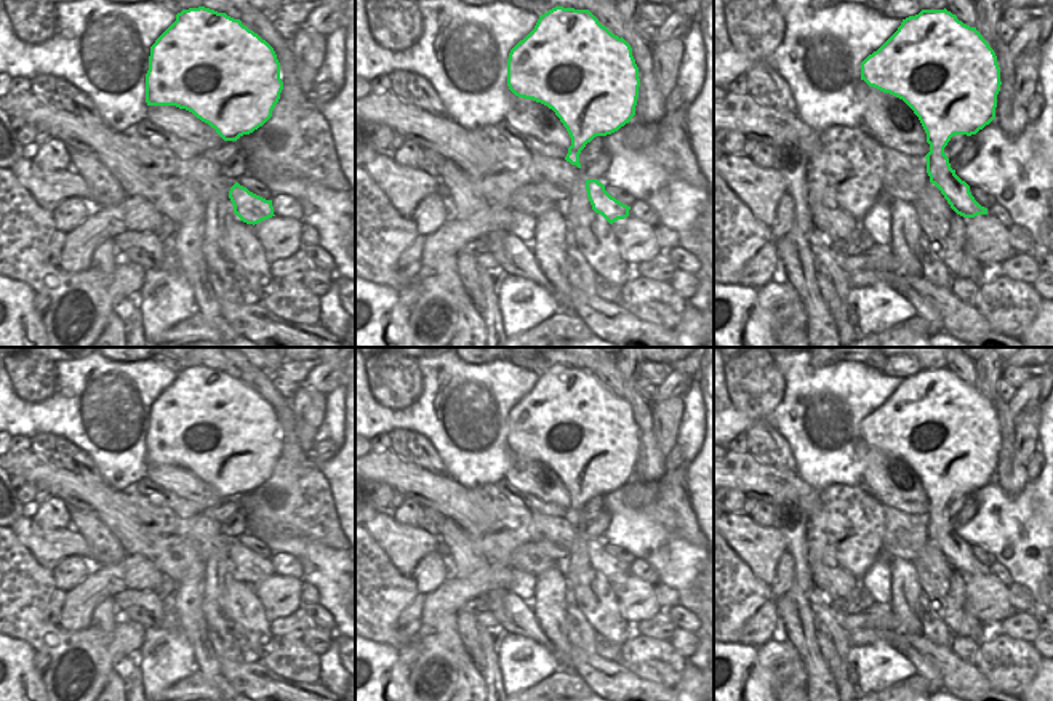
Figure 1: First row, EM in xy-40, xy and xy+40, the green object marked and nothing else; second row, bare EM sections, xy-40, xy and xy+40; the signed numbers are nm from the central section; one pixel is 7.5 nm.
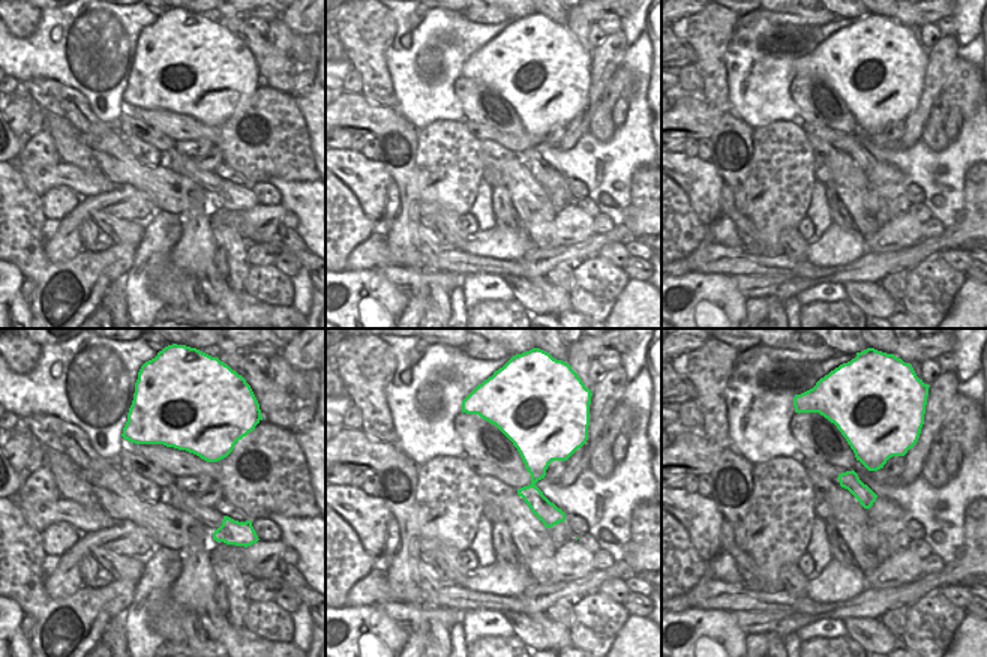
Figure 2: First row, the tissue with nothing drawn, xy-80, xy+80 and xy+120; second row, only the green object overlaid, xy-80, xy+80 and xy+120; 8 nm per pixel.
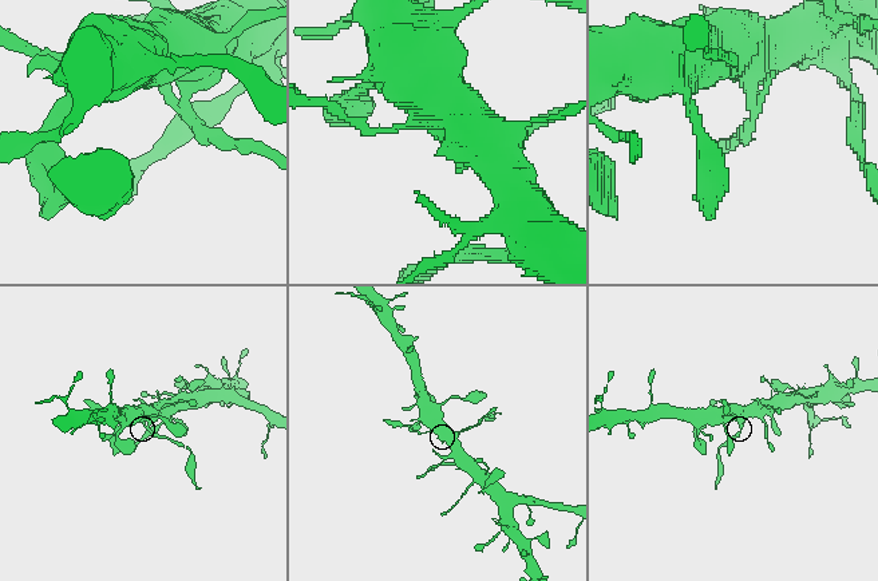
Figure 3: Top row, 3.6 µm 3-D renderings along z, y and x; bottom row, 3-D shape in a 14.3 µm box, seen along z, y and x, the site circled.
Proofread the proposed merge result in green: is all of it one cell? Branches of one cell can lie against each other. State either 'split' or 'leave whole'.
split

